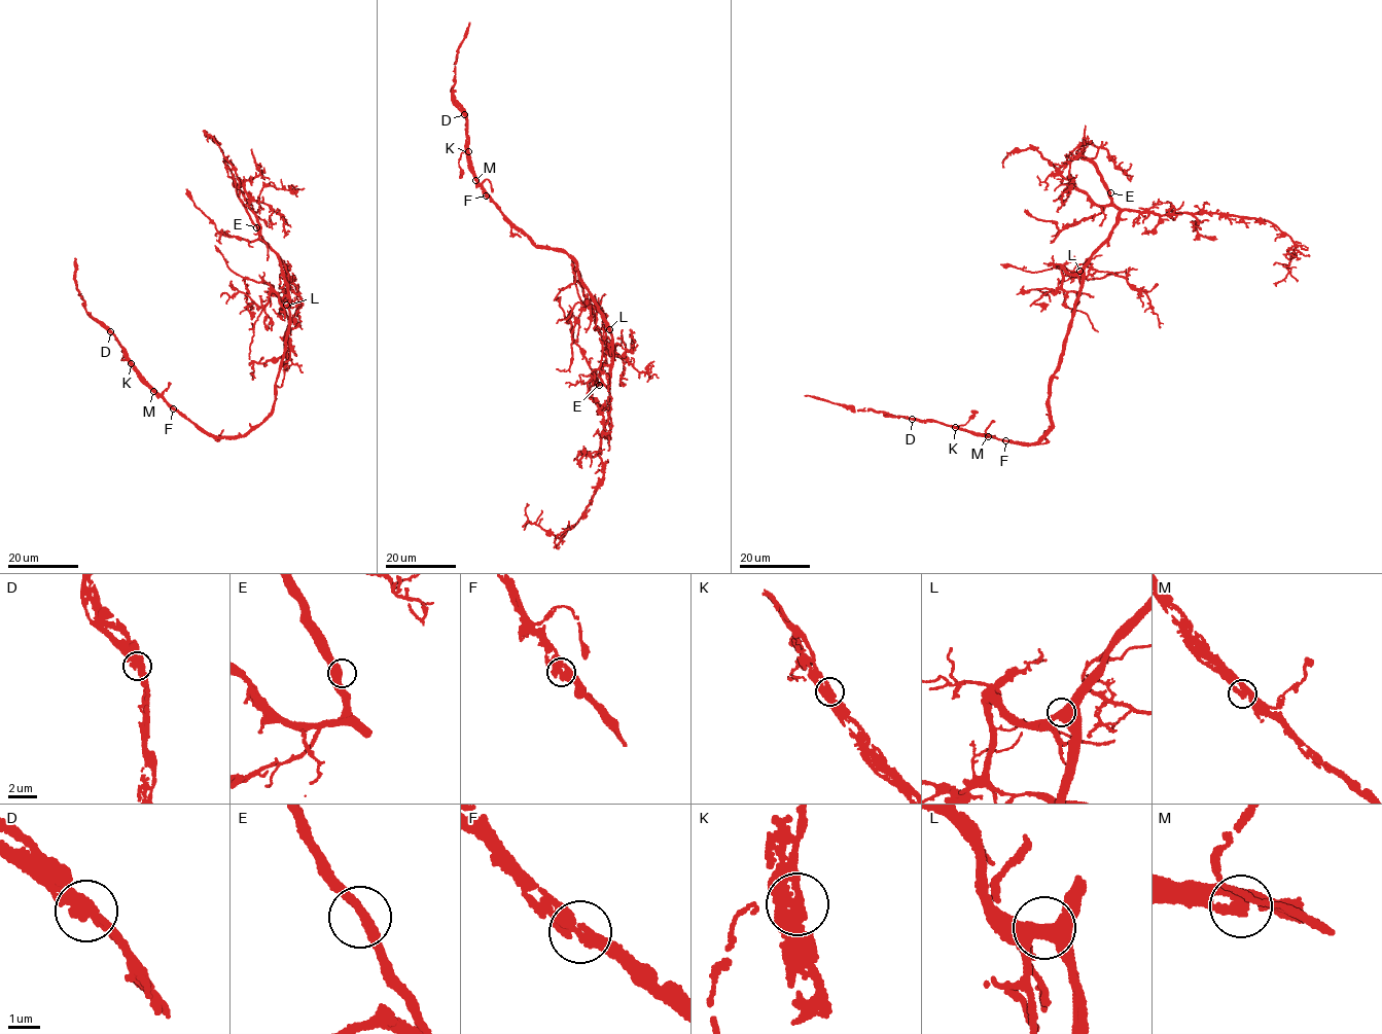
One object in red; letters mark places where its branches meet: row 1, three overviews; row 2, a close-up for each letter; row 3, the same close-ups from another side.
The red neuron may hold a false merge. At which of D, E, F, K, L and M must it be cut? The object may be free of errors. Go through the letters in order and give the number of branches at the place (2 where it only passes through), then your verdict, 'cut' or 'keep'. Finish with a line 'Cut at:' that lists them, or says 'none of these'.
D: 2 branches meet; keep
E: 2 branches meet; keep
F: 2 branches meet; keep
K: 2 branches meet; keep
L: 2 branches meet; keep
M: 2 branches meet; keep
Cut at: none of these

